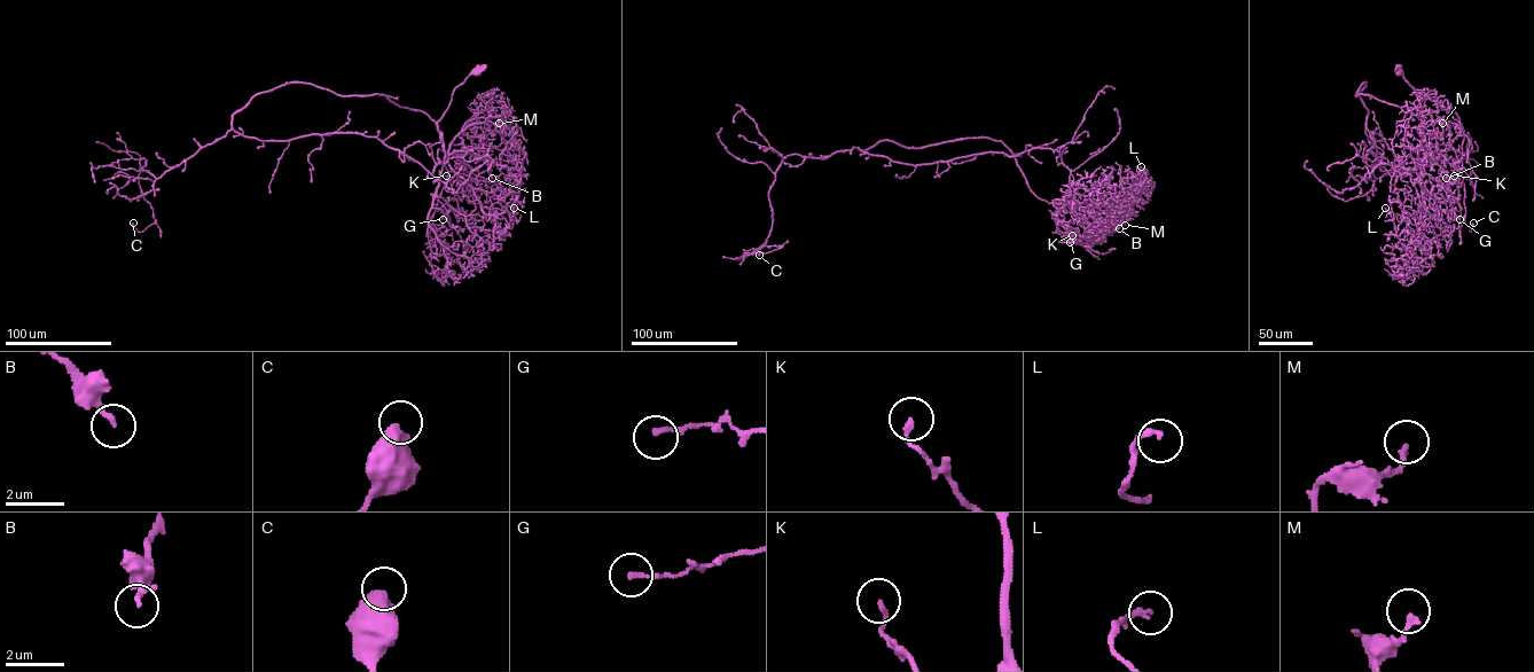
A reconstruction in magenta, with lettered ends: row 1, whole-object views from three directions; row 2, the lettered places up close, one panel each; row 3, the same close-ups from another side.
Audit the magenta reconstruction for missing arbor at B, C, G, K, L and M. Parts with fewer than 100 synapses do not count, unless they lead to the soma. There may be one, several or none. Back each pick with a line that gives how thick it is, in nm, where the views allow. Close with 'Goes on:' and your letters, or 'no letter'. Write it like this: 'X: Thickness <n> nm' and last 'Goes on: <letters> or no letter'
Goes on: no letter

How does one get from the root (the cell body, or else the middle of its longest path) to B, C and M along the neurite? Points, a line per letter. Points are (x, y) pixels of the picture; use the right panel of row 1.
B: (1398, 71), (1414, 88), (1422, 110), (1418, 157), (1424, 162), (1421, 173), (1435, 179), (1447, 171), (1446, 178)
C: (1398, 71), (1422, 123), (1355, 95), (1366, 83), (1374, 176), (1455, 158), (1473, 223)
M: (1398, 71), (1414, 88), (1422, 109), (1421, 159), (1425, 157), (1426, 147), (1421, 134), (1440, 137), (1442, 123)

